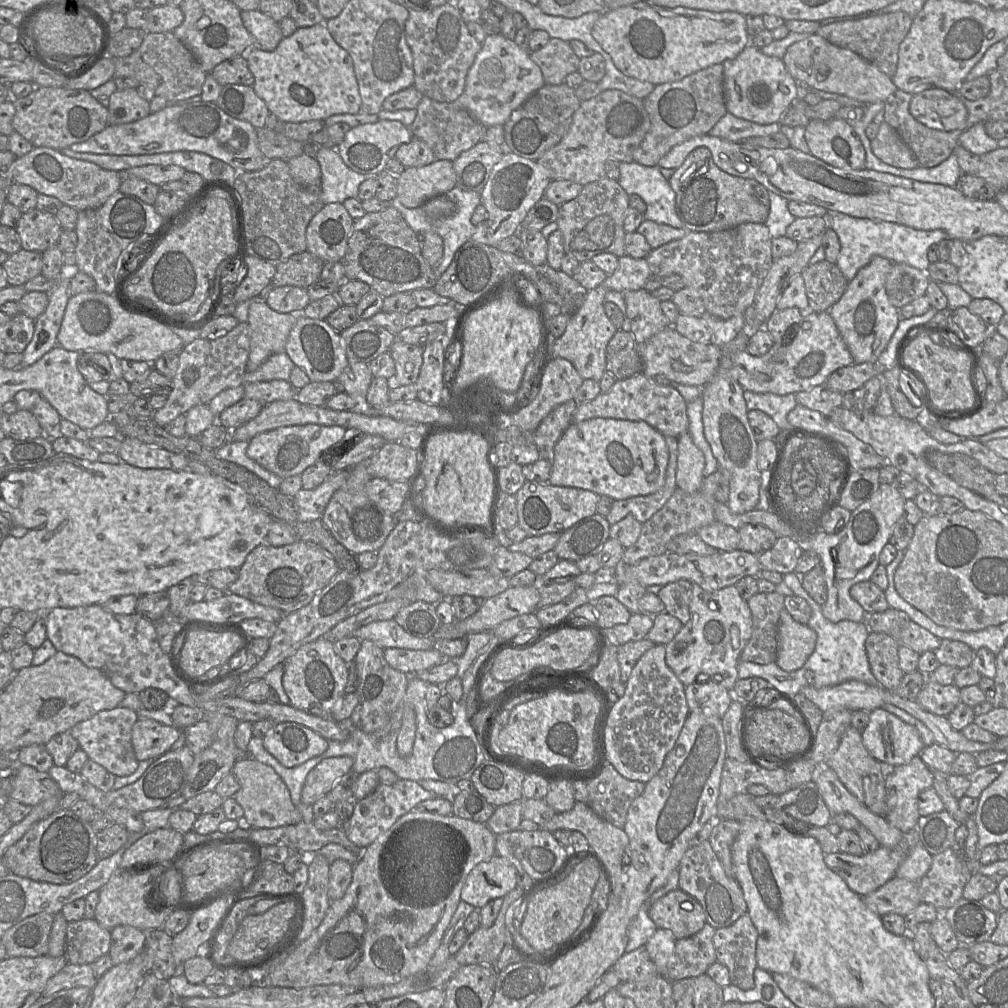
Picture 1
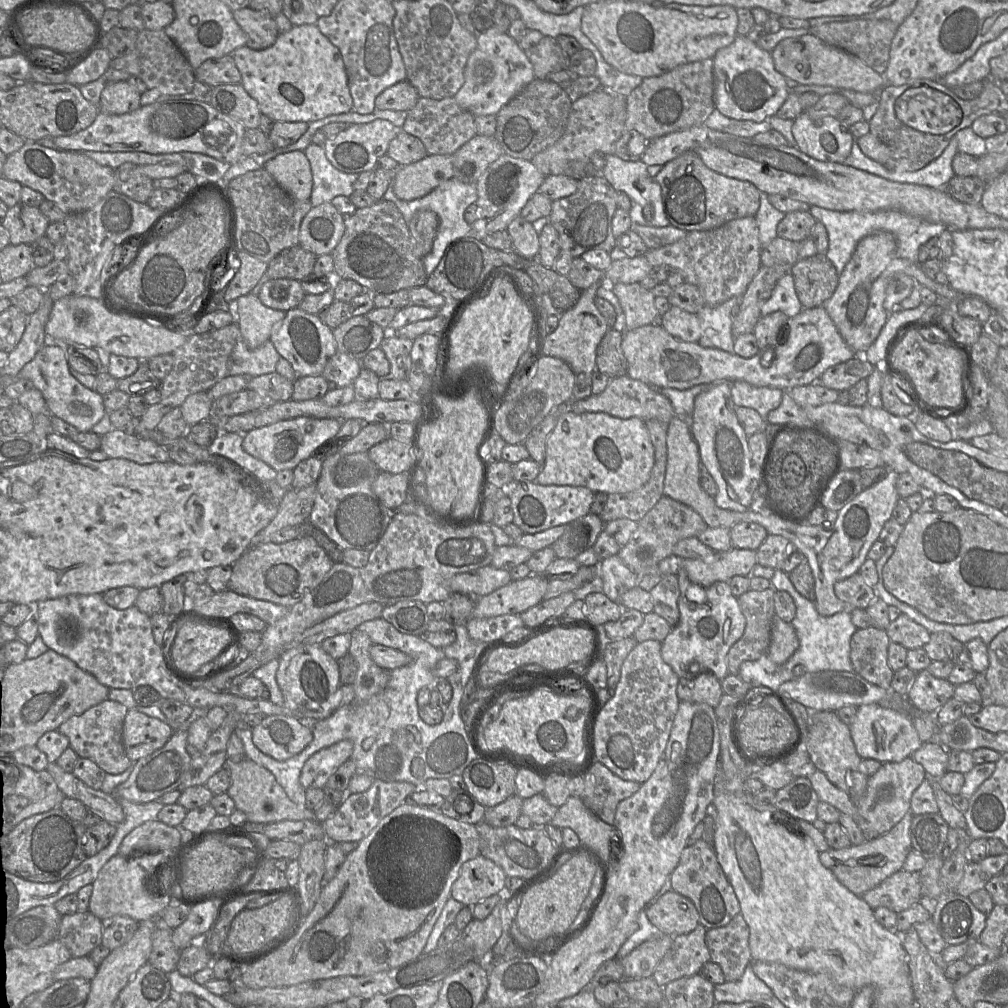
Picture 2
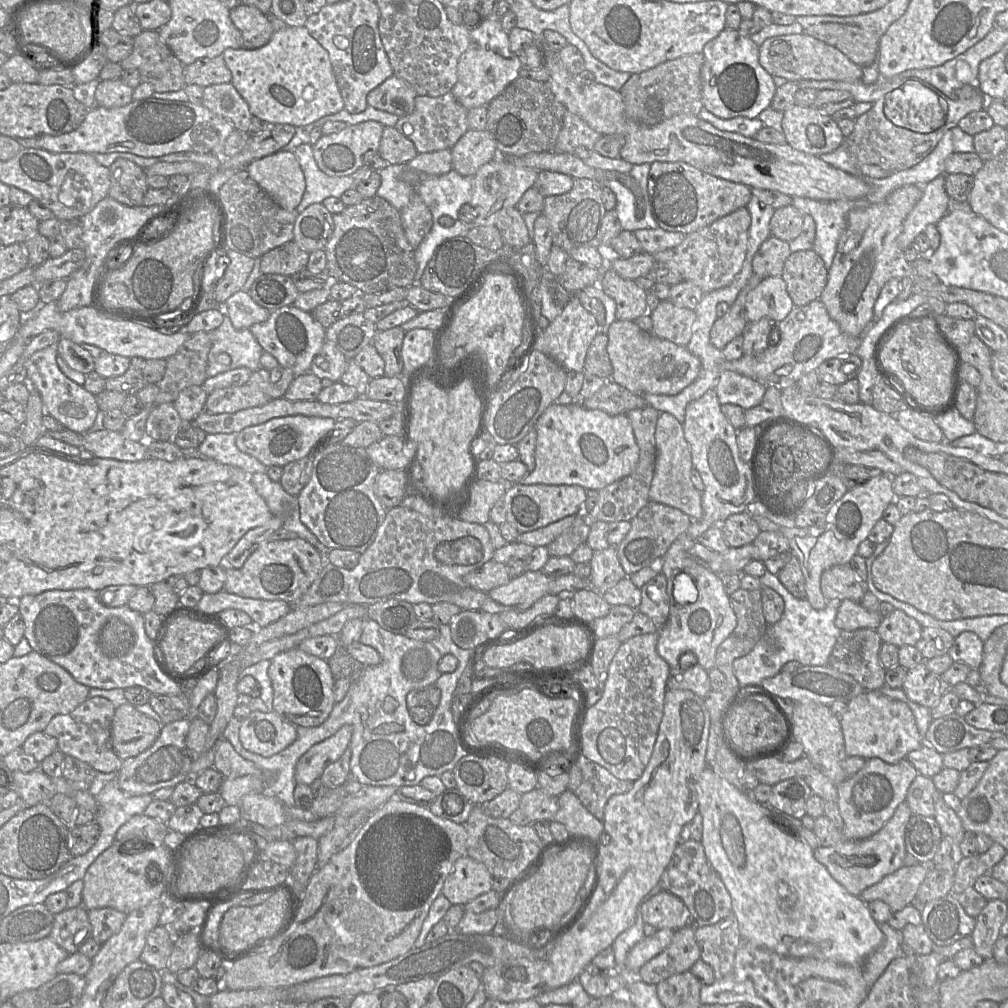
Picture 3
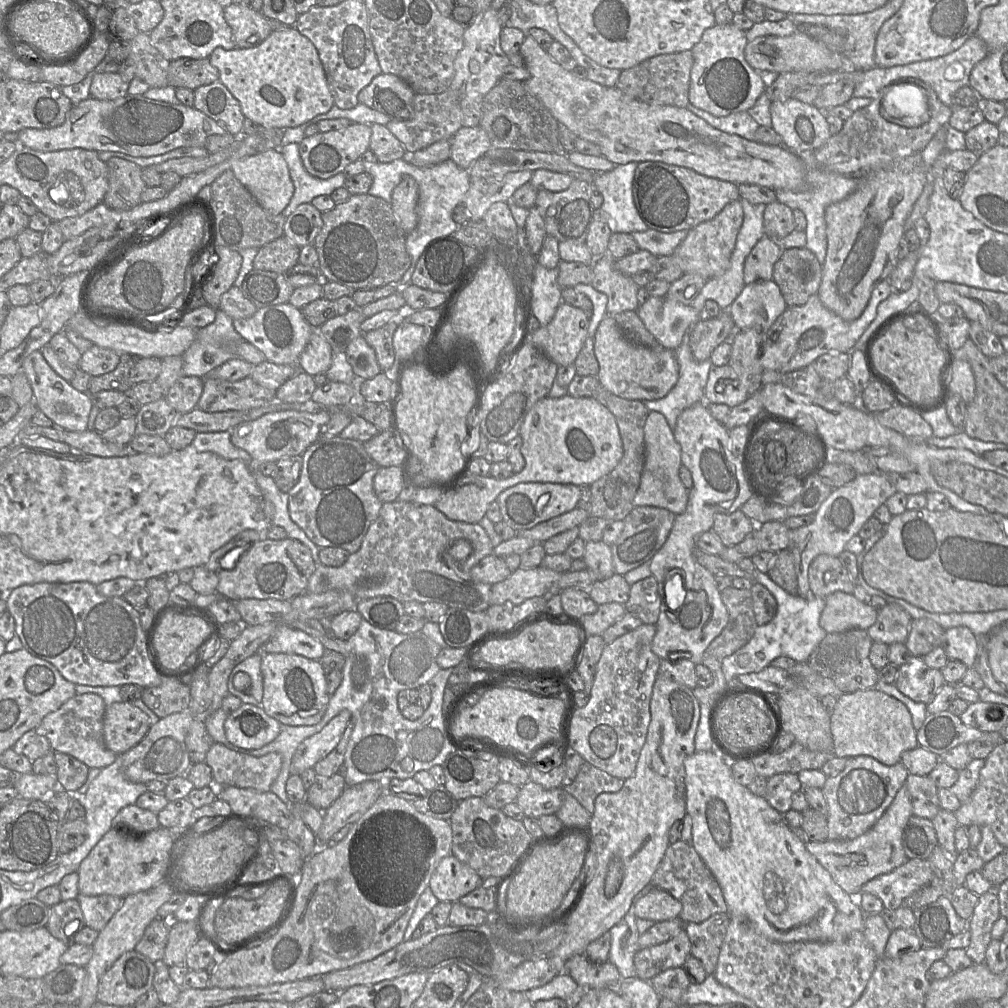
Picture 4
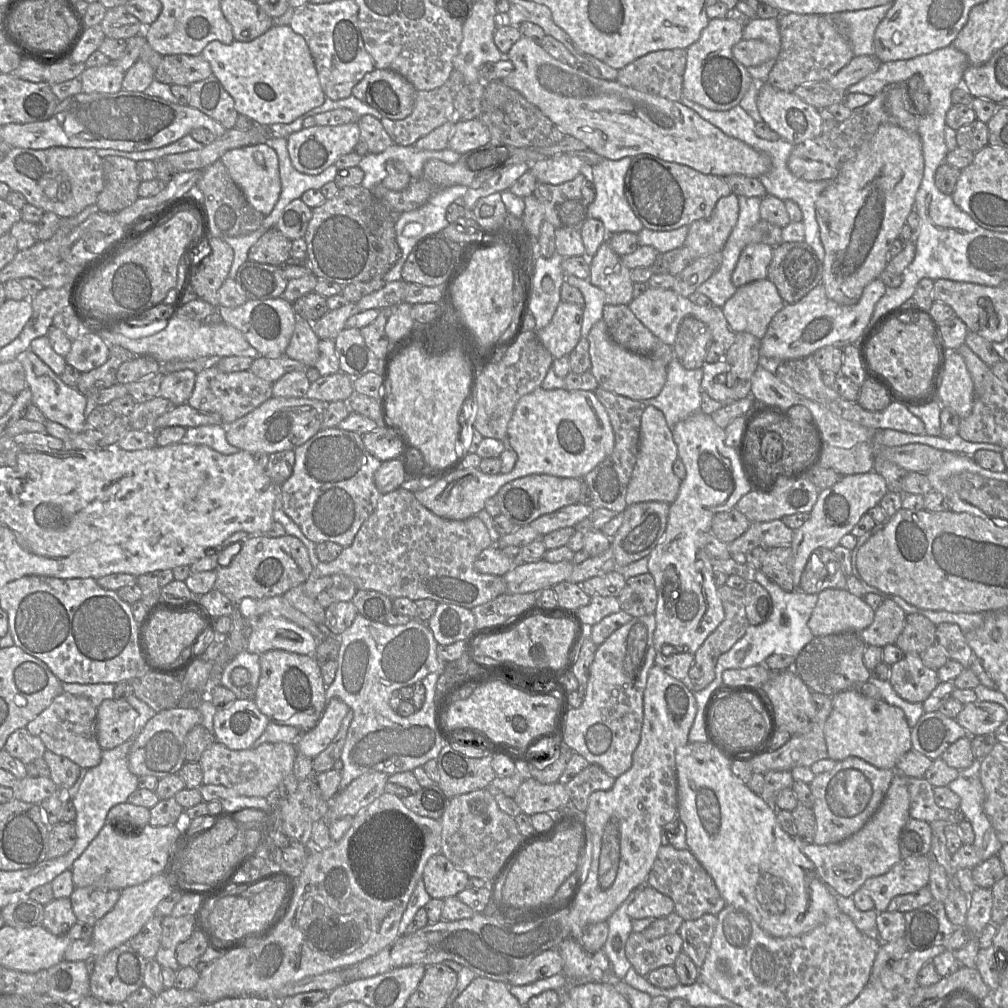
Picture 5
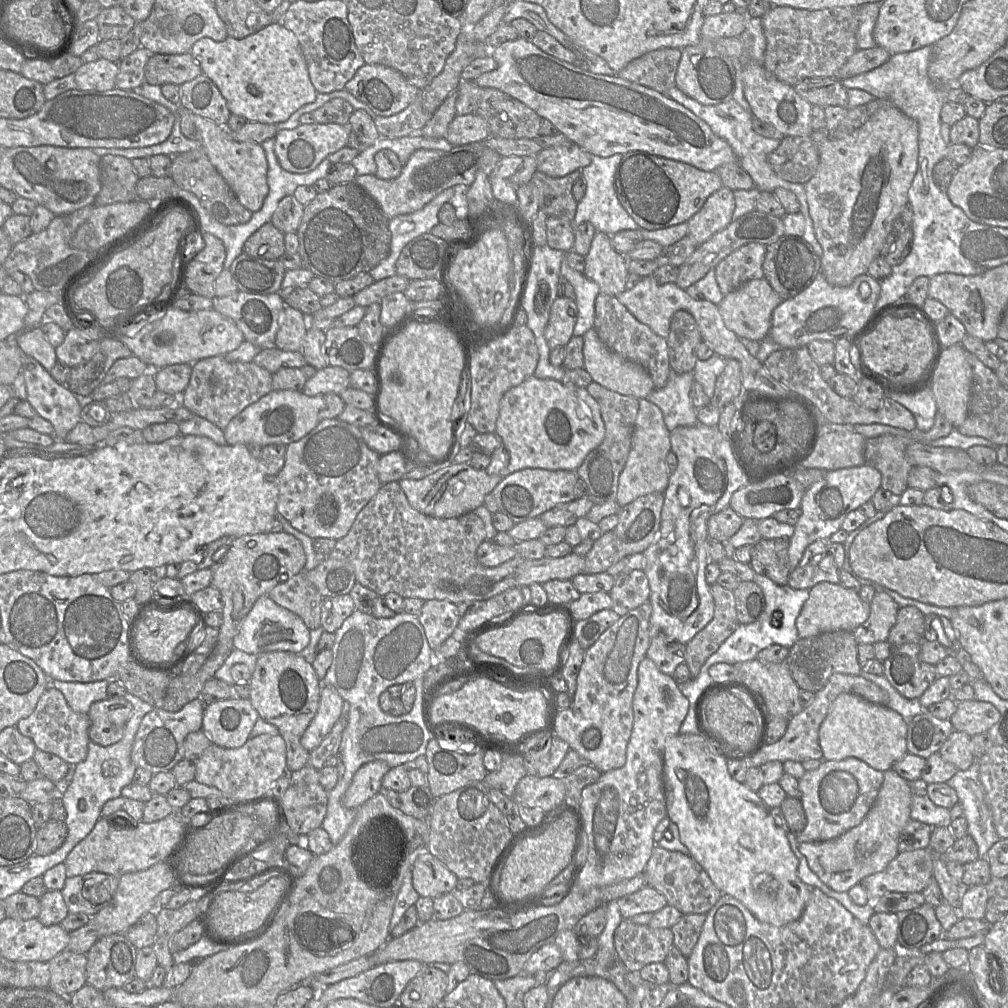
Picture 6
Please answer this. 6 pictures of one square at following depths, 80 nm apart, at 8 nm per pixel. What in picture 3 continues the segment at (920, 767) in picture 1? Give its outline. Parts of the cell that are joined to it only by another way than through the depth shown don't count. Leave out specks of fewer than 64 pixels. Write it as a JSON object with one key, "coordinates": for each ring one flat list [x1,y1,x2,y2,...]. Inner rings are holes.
{"coordinates":[[879,758,866,759,864,767,837,786,837,805,844,821,846,840,862,840,877,833,893,816,900,803,906,800,908,789,918,776,914,765,905,759,888,764]]}

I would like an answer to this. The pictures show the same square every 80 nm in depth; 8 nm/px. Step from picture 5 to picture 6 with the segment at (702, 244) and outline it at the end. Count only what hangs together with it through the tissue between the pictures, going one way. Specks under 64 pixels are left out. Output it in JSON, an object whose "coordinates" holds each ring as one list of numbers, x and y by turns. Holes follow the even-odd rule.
{"coordinates":[[725,186,712,193,701,209,688,220,688,233,697,246,721,231,733,220,735,198]]}

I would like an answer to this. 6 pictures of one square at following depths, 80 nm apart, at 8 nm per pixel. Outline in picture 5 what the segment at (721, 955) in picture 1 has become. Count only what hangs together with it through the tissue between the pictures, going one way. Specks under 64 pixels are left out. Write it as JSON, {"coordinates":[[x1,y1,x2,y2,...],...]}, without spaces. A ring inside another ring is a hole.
{"coordinates":[[705,914,695,920,684,920,678,930,682,938,682,952,684,952,700,968,708,953,717,915]]}

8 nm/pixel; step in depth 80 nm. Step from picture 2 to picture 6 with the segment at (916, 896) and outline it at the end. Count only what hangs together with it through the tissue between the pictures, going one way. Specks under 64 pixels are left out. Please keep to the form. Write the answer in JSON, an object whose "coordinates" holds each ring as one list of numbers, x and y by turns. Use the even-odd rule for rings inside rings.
{"coordinates":[[927,849,899,852,898,855,881,872,865,877,860,885,866,890,868,900,877,901,888,892,915,893,922,892,932,877,934,853]]}

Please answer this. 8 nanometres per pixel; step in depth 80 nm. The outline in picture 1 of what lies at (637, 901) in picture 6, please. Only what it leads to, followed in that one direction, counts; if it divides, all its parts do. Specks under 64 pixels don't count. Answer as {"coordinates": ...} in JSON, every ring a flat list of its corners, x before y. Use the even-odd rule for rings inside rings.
{"coordinates":[[680,889,653,902,648,915,658,928,672,931,677,940,693,936,706,924,701,904]]}

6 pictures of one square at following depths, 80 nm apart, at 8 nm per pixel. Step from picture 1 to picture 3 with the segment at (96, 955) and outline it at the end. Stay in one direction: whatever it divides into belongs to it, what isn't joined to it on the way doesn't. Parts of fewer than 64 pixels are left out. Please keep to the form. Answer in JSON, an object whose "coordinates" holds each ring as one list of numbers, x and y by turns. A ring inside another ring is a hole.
{"coordinates":[[83,906,67,908,54,915,50,937,68,954,79,951,92,938,92,927,87,910]]}

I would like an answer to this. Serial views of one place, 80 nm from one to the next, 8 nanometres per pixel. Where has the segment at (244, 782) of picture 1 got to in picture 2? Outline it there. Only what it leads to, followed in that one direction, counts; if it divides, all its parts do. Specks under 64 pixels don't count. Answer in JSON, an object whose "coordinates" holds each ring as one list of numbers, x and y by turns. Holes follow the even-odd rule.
{"coordinates":[[249,758,240,762,228,762,227,768,231,784,227,790,237,809,241,810,250,822,270,824,283,820,301,821,313,819,313,813,306,808,298,807,286,795,275,776,266,768,258,765]]}

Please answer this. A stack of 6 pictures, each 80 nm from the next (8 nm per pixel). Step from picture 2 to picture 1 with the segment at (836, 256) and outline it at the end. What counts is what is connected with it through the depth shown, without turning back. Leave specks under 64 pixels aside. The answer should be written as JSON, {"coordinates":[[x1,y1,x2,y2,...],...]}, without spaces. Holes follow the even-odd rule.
{"coordinates":[[827,211,823,217,838,236,840,253,836,266,848,281,851,281,857,272,866,266,874,257,883,257,892,263,903,263,927,271,930,261,928,250,949,236,941,229,919,230,893,222,857,218,837,211]]}

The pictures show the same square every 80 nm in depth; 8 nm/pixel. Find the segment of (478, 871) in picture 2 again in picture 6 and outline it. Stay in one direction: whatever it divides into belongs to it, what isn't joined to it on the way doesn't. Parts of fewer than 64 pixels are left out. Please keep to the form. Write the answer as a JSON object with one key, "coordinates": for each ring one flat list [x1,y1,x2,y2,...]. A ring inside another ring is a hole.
{"coordinates":[[429,852,421,853,412,868,412,885,420,897,435,899,456,889,458,877]]}

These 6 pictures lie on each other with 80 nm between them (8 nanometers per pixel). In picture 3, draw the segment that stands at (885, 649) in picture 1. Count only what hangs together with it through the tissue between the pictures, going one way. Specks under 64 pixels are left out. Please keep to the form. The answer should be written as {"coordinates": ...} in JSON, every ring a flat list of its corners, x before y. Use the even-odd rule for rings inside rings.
{"coordinates":[[876,630,842,631,827,666,852,676,866,691,879,690,885,685,886,672,879,660,881,645]]}

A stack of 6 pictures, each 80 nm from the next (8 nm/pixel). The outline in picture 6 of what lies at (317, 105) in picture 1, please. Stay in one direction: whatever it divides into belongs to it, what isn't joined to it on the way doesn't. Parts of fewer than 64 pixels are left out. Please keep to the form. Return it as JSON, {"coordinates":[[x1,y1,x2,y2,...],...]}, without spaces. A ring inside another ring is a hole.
{"coordinates":[[272,23,243,39,228,36,224,41,216,42,203,38,193,45,190,54,200,65,202,73,217,85,227,101,230,112,243,116,250,122,264,124,284,122,299,108,314,102,318,94,310,80,297,37,280,24]]}

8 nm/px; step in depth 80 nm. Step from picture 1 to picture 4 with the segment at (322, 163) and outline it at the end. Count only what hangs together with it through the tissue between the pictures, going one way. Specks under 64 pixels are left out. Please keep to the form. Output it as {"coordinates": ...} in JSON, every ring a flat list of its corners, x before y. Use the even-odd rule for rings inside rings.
{"coordinates":[[298,143,281,145,275,150,283,154,294,184,294,194,281,213,285,217,289,216,300,204,311,203,317,196,330,195,336,189,344,187,347,177,345,172,338,173,327,179,321,179,309,174,302,163]]}

